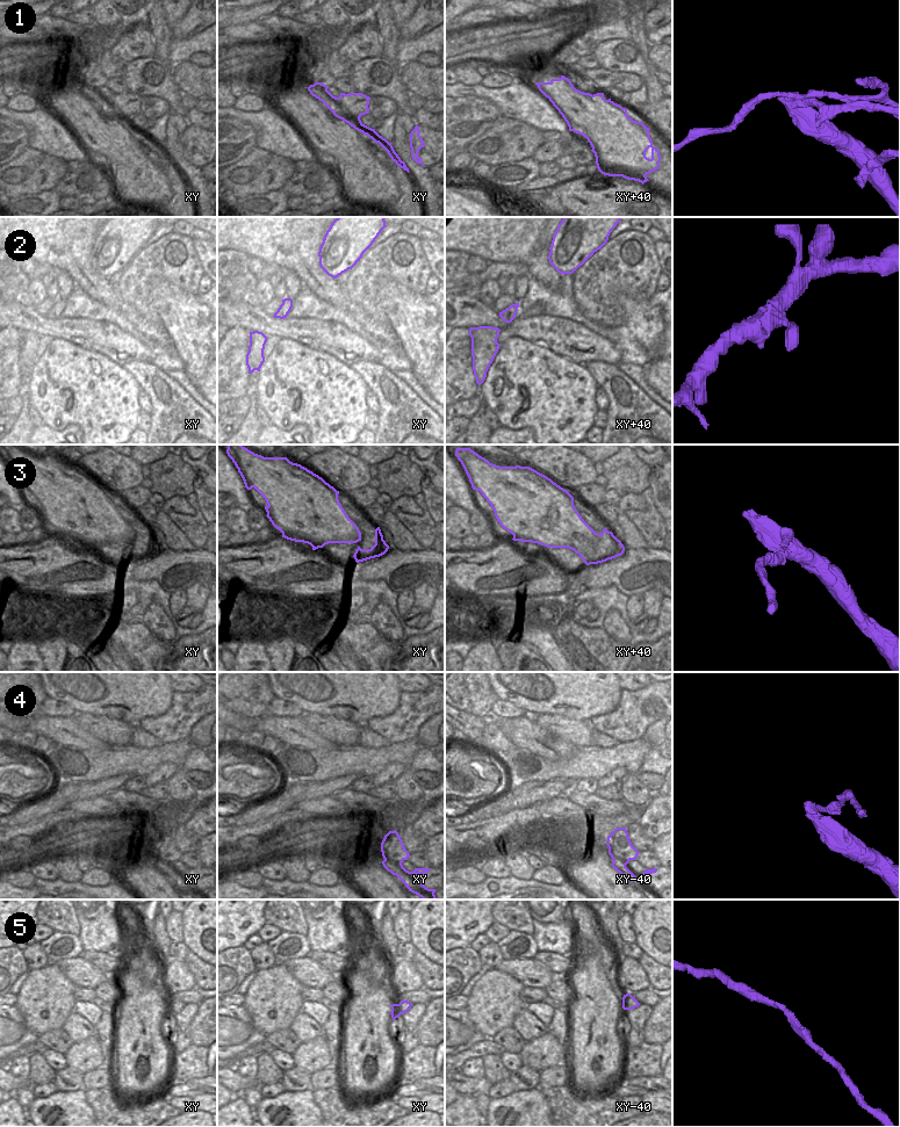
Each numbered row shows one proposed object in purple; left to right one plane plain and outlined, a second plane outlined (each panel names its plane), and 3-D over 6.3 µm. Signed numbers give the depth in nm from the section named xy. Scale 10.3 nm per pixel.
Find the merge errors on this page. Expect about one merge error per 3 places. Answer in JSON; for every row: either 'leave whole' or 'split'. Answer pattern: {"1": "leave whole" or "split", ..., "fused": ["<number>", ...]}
{"1": "split", "2": "leave whole", "3": "split", "4": "split", "5": "leave whole", "fused": ["1", "3", "4"]}

